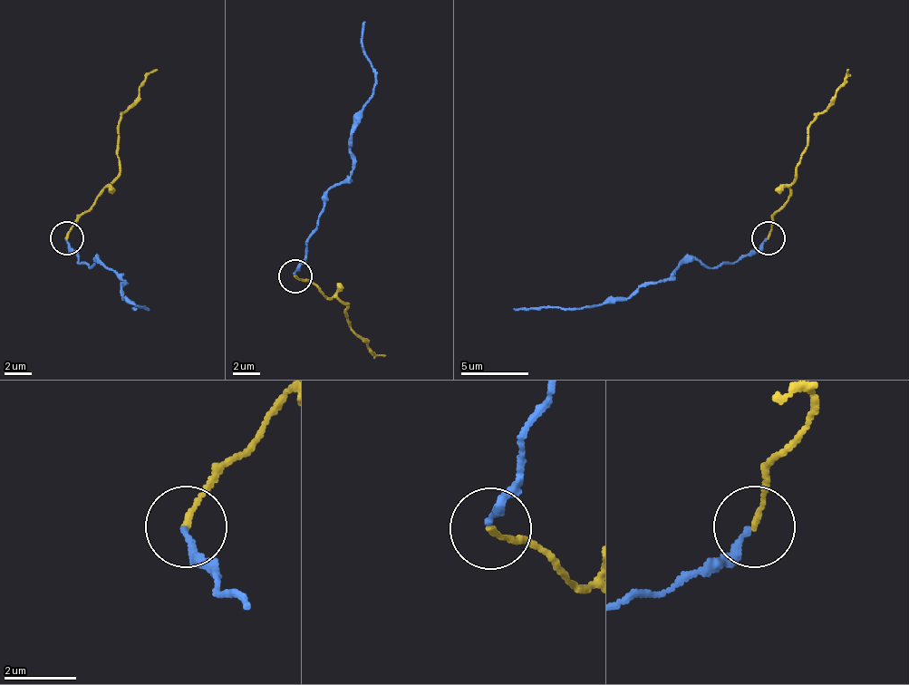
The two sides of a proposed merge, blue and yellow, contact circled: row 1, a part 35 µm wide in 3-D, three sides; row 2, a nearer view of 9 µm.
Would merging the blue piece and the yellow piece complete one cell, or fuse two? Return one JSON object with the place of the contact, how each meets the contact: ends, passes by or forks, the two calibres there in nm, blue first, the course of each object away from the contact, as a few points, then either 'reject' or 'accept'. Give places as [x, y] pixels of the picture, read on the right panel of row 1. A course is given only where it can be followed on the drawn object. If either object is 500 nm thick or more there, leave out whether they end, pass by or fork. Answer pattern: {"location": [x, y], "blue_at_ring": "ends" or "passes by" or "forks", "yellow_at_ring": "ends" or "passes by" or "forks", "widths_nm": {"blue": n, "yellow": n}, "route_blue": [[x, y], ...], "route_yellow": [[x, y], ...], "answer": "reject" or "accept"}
{"location": [768, 238], "blue_at_ring": "ends", "yellow_at_ring": "ends", "widths_nm": {"blue": 200, "yellow": 140}, "route_blue": [[767, 238], [733, 262], [717, 265], [686, 259], [662, 283], [643, 283], [629, 296], [578, 310], [514, 310]], "route_yellow": [[767, 238], [770, 218], [790, 191], [807, 128], [827, 107], [848, 70]], "answer": "accept"}

